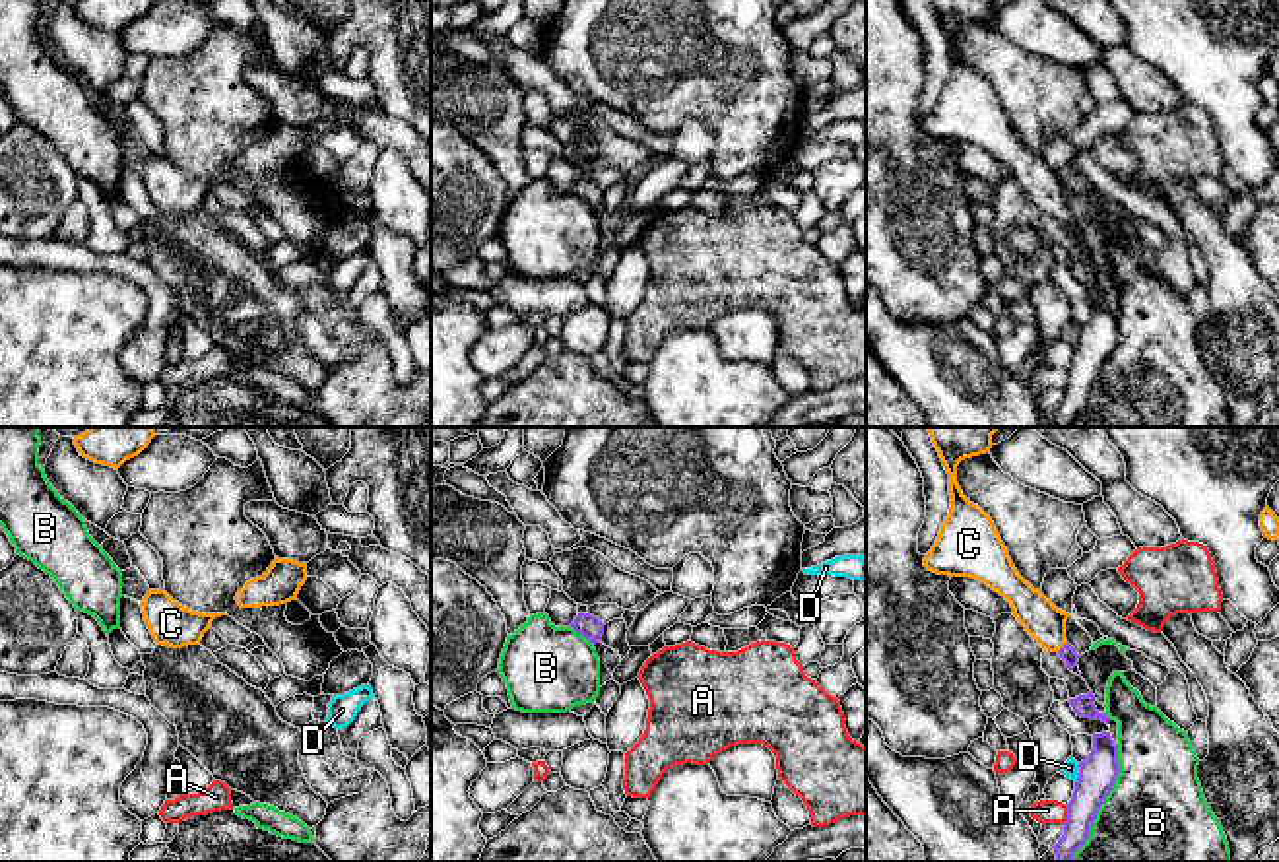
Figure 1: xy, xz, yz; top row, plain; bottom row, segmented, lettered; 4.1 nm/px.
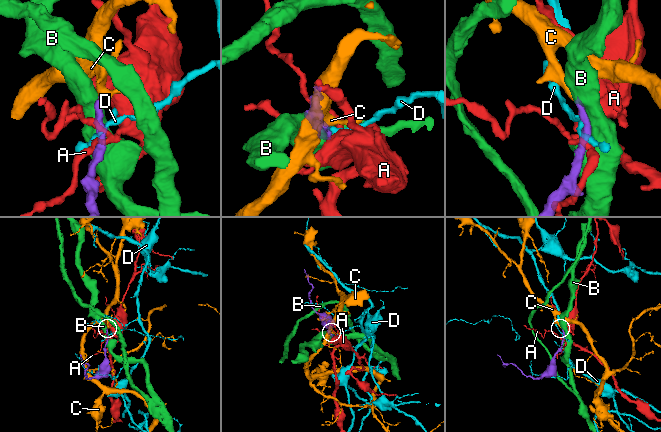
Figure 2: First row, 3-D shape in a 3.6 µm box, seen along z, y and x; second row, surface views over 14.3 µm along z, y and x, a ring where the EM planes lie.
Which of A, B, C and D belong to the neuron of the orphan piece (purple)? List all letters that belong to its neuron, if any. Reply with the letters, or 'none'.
C

